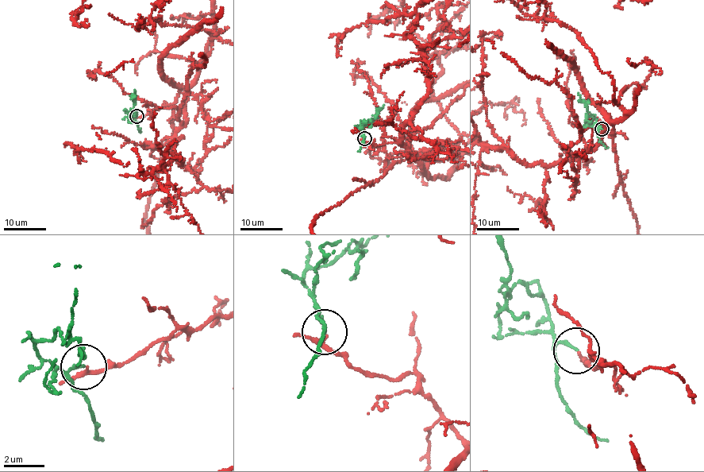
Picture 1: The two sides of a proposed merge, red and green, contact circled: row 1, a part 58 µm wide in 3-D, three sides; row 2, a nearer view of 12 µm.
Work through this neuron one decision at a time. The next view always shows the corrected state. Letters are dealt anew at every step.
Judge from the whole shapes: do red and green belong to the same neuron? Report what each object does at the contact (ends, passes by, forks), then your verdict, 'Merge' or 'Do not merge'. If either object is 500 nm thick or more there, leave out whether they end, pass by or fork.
At the ring red passes by. At the ring green ends. Merge

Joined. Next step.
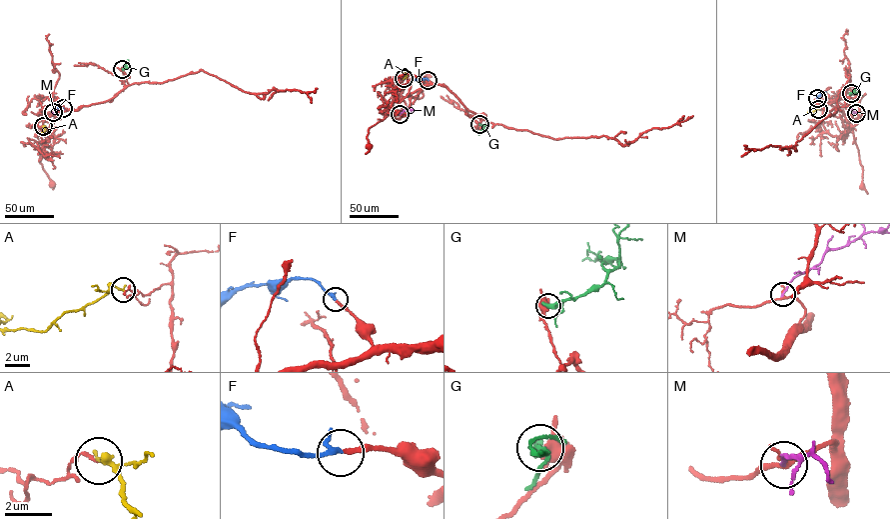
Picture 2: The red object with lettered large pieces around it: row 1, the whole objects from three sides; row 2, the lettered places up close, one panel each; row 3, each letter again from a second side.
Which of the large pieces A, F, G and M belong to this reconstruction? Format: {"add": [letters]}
{"add": ["F"]}

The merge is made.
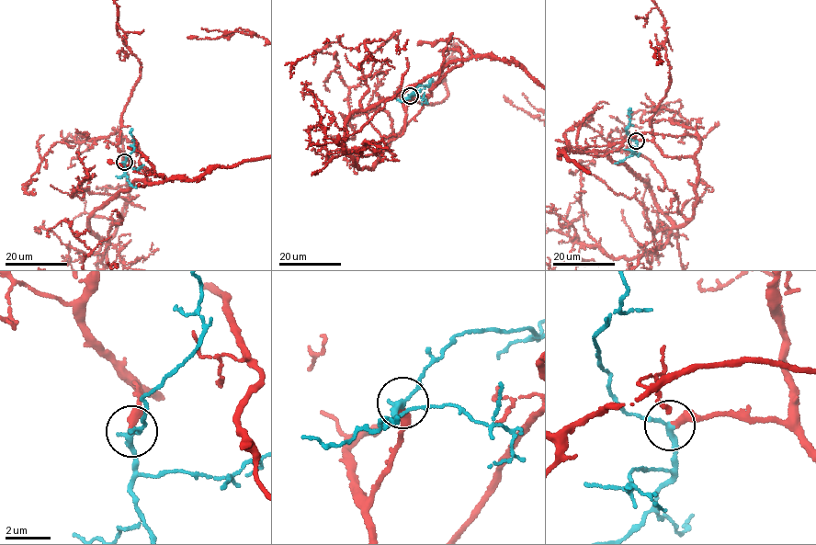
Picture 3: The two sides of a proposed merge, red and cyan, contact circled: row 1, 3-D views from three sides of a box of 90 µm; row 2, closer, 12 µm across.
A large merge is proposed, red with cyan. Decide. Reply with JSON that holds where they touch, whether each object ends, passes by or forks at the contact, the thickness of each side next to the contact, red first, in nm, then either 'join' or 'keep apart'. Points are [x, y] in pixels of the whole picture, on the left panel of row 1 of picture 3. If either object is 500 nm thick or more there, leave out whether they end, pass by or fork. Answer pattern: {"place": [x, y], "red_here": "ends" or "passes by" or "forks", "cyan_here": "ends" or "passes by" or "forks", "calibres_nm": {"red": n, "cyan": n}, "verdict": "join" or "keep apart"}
{"place": [124, 162], "red_here": "ends", "cyan_here": "passes by", "calibres_nm": {"red": 340, "cyan": 220}, "verdict": "join"}

